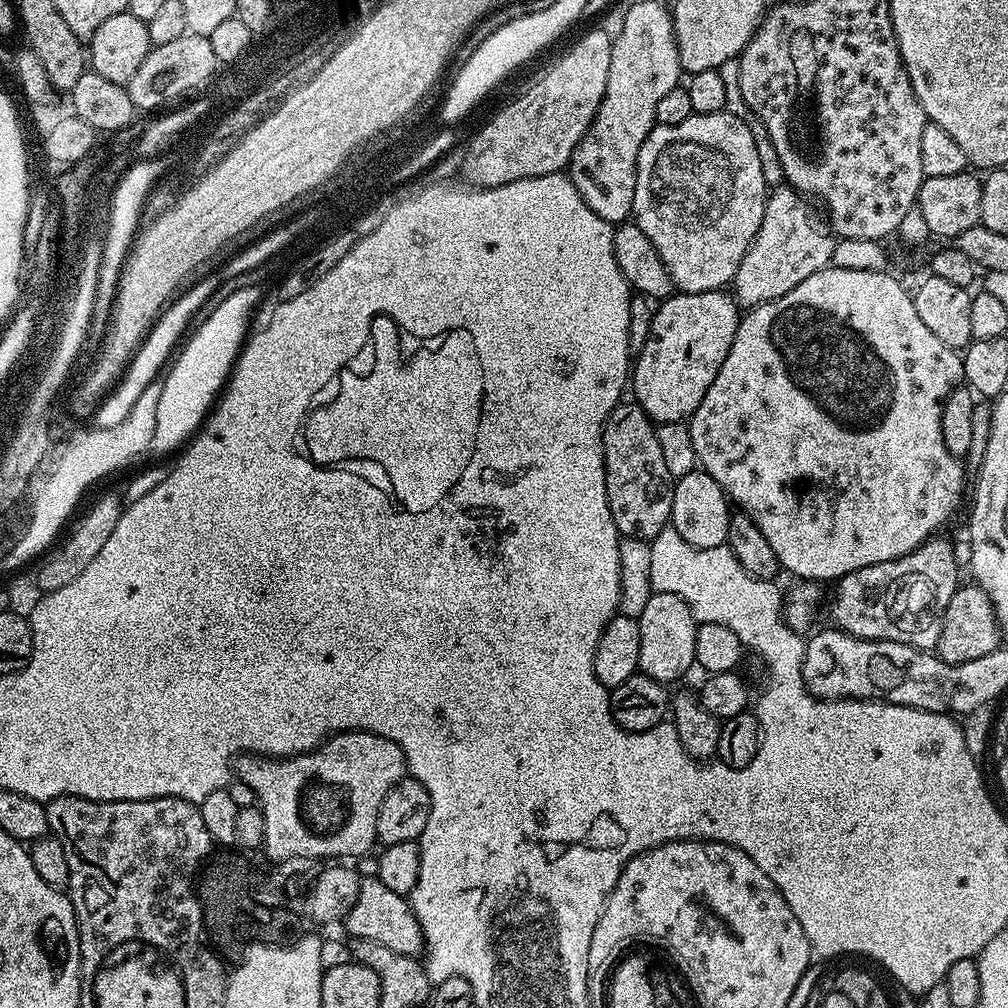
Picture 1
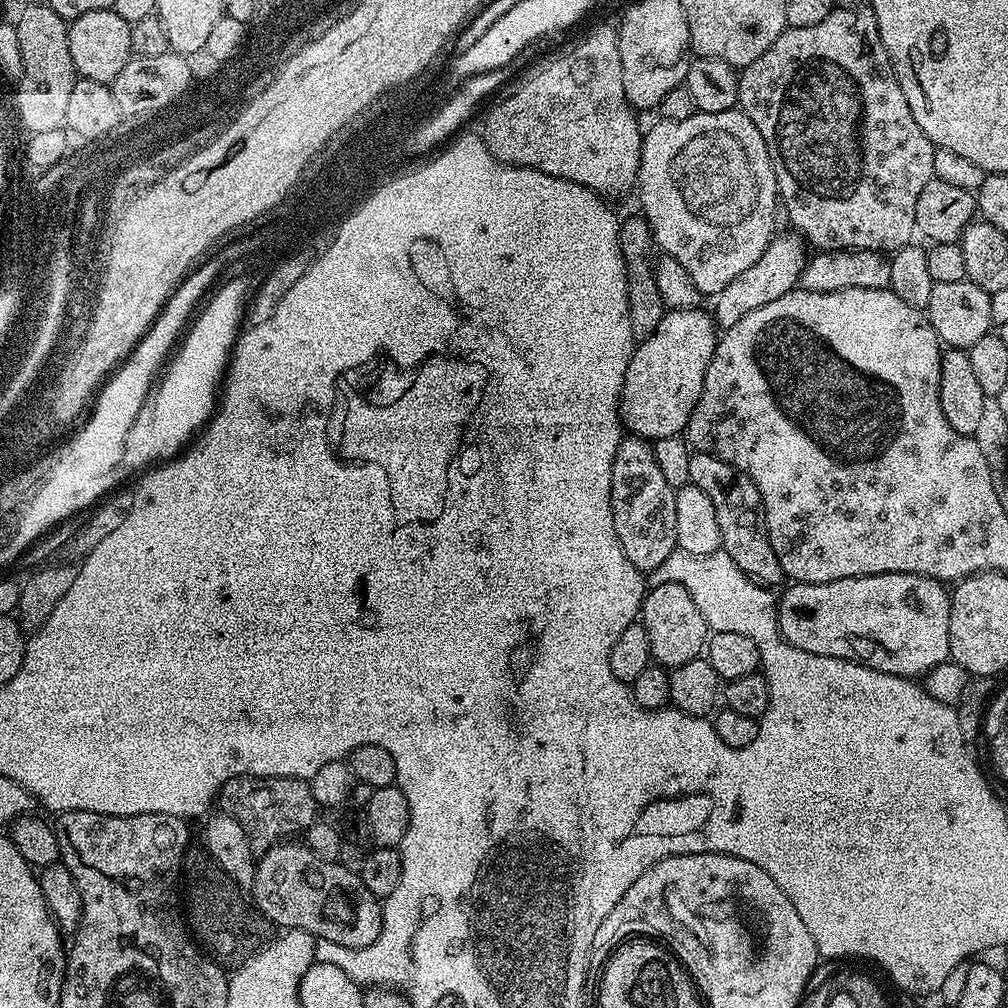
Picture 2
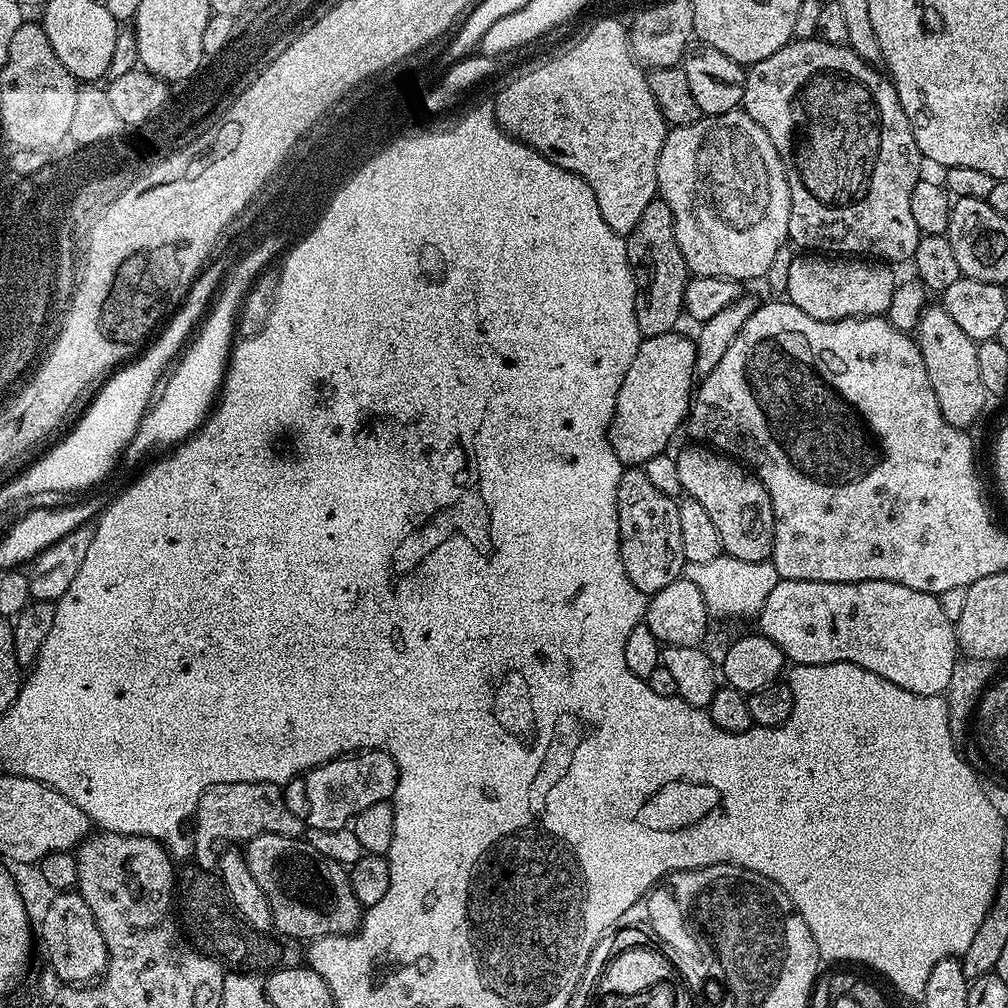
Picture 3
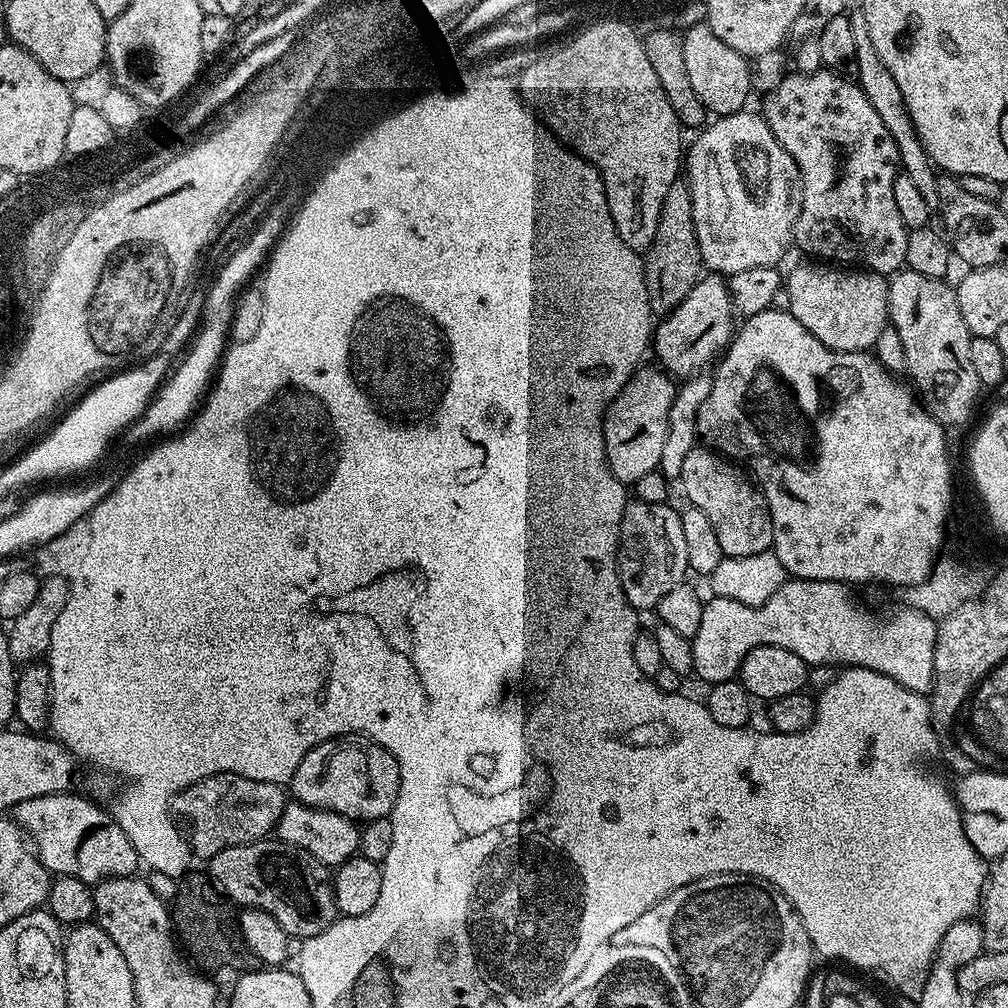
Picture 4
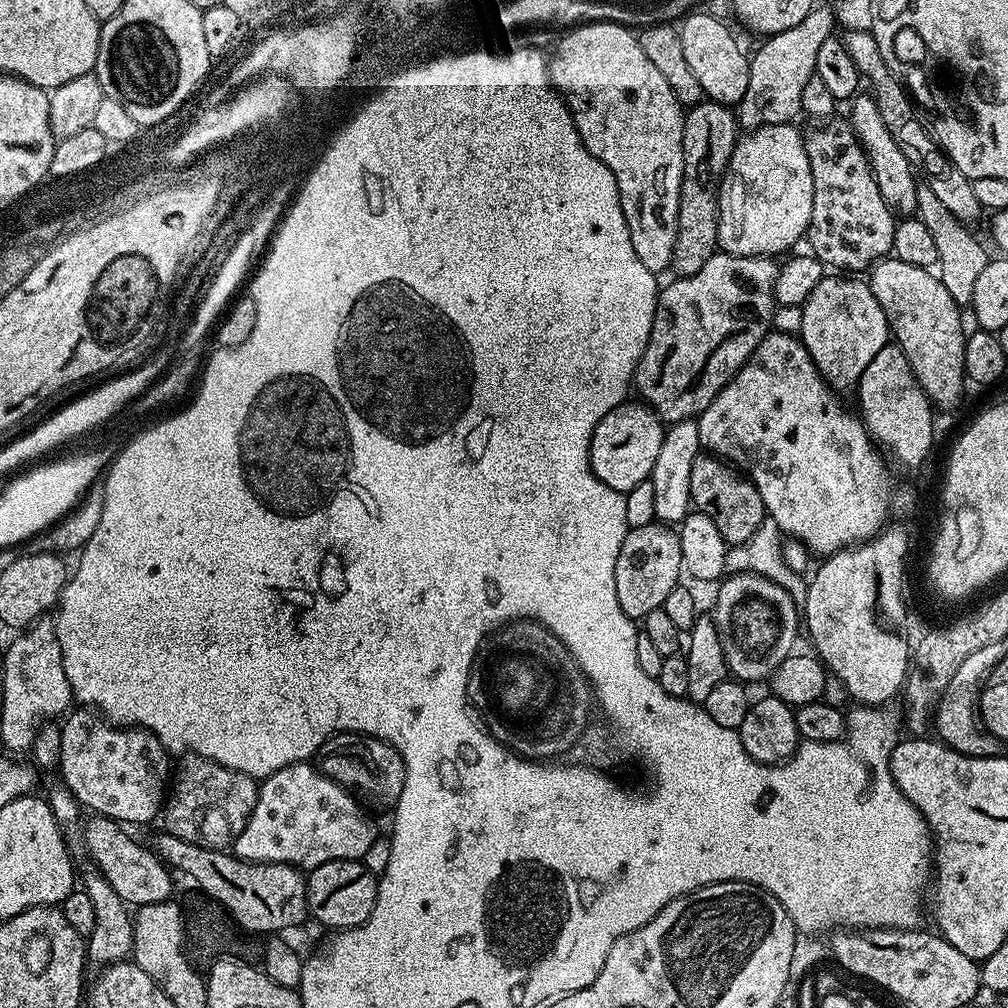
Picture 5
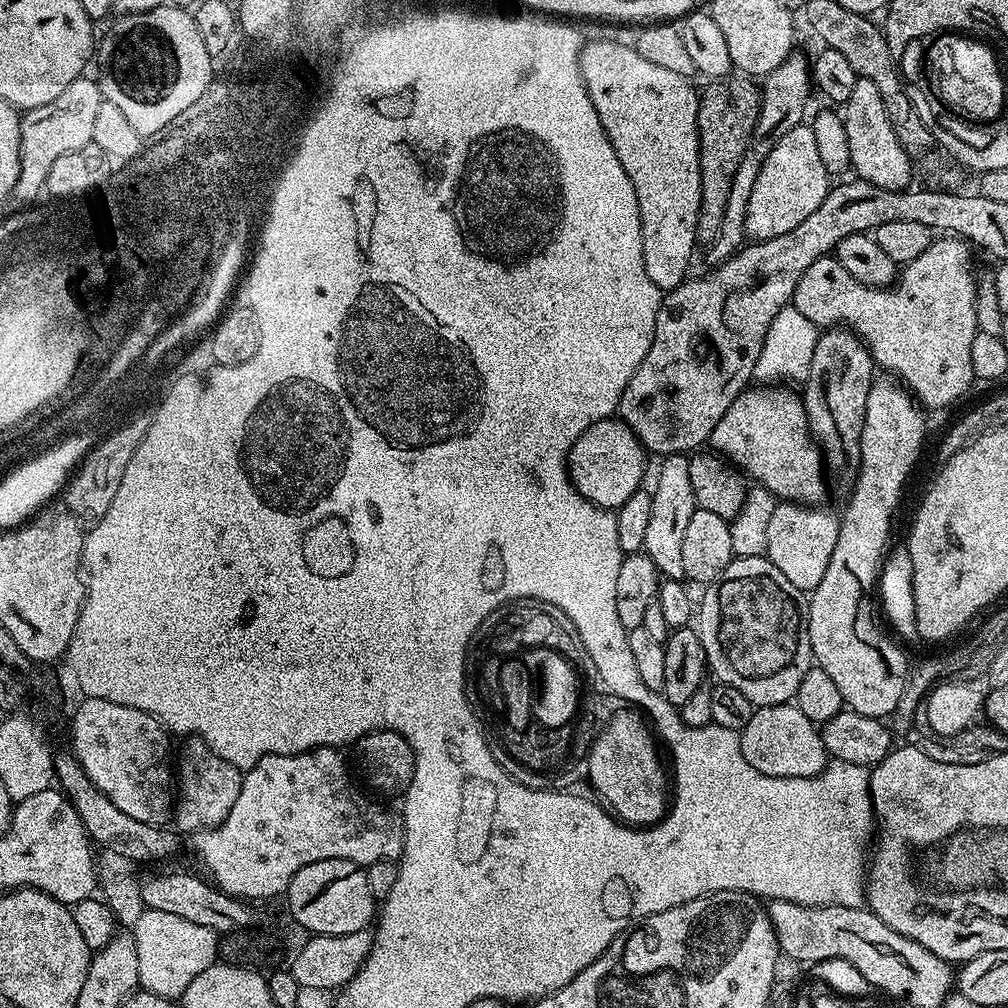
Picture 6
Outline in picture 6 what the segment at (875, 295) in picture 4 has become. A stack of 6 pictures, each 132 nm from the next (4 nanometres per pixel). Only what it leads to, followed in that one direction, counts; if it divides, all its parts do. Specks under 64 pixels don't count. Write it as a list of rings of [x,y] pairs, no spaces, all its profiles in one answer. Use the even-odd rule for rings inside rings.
[[[836,326],[821,333],[804,378],[804,412],[812,434],[820,445],[827,465],[842,476],[855,477],[860,467],[861,435],[864,432],[867,395],[876,376],[876,367],[860,337]]]

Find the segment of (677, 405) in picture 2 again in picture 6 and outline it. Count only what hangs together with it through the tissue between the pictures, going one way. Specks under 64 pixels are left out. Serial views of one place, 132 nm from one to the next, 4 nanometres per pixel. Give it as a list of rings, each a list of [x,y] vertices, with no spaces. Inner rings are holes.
[[[619,418],[599,420],[590,425],[574,442],[568,455],[568,477],[572,479],[572,487],[576,488],[582,498],[594,502],[600,508],[615,510],[630,498],[630,494],[641,491],[640,479],[644,476],[644,456],[646,449],[640,445],[640,439],[625,426]]]

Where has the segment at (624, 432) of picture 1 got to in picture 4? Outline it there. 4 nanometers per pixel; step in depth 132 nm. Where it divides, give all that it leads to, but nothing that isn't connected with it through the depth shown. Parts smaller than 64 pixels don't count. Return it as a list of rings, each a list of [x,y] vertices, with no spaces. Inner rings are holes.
[[[633,499],[625,503],[620,523],[618,571],[620,585],[630,606],[637,610],[655,609],[668,591],[685,583],[689,575],[686,558],[686,537],[682,531],[682,518],[671,503],[655,504]]]

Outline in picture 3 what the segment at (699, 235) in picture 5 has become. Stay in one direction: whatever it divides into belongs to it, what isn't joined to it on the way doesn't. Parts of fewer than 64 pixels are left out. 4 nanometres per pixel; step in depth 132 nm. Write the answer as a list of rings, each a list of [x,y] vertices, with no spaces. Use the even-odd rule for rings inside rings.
[[[657,198],[646,206],[642,218],[638,218],[638,226],[627,233],[626,254],[636,283],[636,317],[641,337],[673,331],[684,312],[684,291],[690,273],[674,238],[674,214],[670,214],[670,206],[664,200]]]

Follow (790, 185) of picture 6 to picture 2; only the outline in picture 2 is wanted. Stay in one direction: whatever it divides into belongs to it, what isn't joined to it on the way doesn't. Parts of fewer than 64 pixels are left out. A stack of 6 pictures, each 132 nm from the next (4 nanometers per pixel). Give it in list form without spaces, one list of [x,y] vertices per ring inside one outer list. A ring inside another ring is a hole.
[[[739,110],[731,112],[697,111],[690,118],[682,118],[682,122],[660,120],[656,122],[652,129],[647,129],[644,132],[642,154],[640,155],[639,192],[640,204],[644,207],[642,215],[652,228],[655,247],[663,255],[682,262],[682,267],[686,270],[686,274],[690,274],[694,286],[698,286],[698,290],[705,297],[715,298],[719,292],[726,290],[726,282],[734,282],[734,278],[738,278],[738,274],[742,274],[742,270],[750,270],[750,266],[754,266],[754,262],[758,262],[758,258],[762,258],[766,246],[774,238],[772,227],[776,224],[776,208],[778,212],[778,193],[776,191],[774,166],[770,162],[770,154],[762,134],[758,134],[758,126],[754,126],[754,122],[750,122],[748,115]]]

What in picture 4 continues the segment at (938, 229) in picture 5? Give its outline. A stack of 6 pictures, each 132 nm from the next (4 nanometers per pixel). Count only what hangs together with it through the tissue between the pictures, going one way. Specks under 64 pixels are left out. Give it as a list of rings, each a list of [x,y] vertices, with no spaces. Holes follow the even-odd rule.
[[[859,10],[853,12],[850,19],[854,30],[854,54],[856,55],[854,79],[866,94],[866,98],[870,99],[870,104],[878,112],[887,132],[894,138],[895,145],[898,146],[901,169],[904,175],[913,179],[914,186],[925,199],[928,208],[930,210],[937,209],[940,205],[938,202],[937,171],[932,161],[925,154],[920,139],[916,136],[916,128],[909,118],[908,110],[902,98],[902,90],[898,90],[898,82],[894,82],[894,74],[890,74],[890,70],[886,70],[886,62],[882,62],[878,50],[874,50],[874,42],[870,42],[870,30],[866,26],[866,18],[863,12]]]

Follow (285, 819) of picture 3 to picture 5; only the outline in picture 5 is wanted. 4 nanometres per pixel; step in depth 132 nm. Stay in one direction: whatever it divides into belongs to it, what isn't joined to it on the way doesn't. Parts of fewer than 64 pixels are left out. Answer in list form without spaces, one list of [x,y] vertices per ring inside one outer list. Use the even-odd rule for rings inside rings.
[[[184,754],[179,757],[179,760],[180,765],[177,768],[175,765],[170,787],[166,792],[162,809],[163,827],[170,834],[174,834],[174,838],[183,838],[185,842],[190,842],[194,846],[219,848],[221,850],[231,849],[235,845],[238,834],[242,834],[242,830],[254,810],[258,791],[257,781],[253,777],[235,772],[229,768],[223,768],[222,765],[201,756]]]

